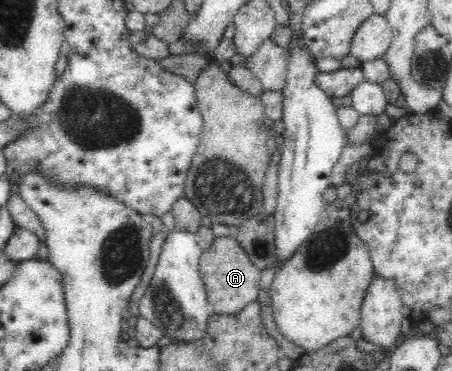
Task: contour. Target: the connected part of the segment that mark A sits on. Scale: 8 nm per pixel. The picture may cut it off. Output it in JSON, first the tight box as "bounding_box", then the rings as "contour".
{"bounding_box":[199,236,261,315],"contour":[[[235,236],[215,237],[211,248],[203,251],[199,258],[199,275],[205,285],[207,301],[217,314],[234,315],[247,304],[257,301],[261,290],[260,271],[239,245]]]}

